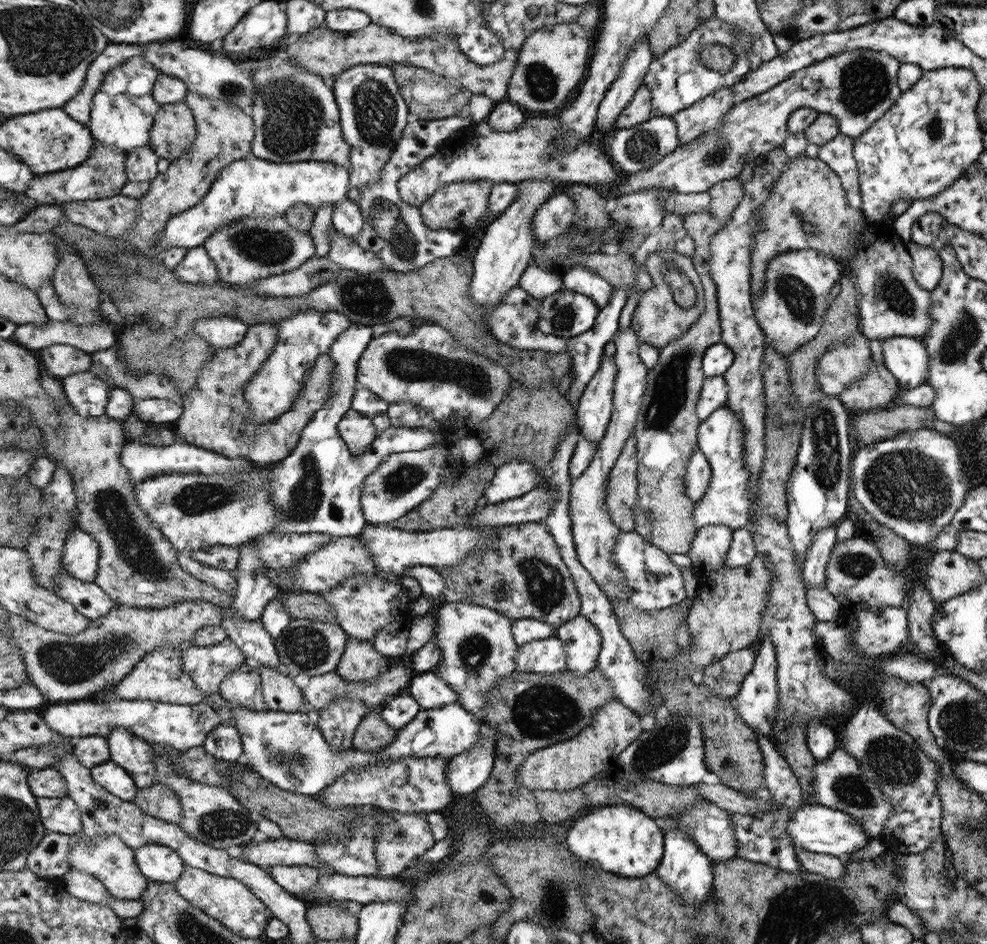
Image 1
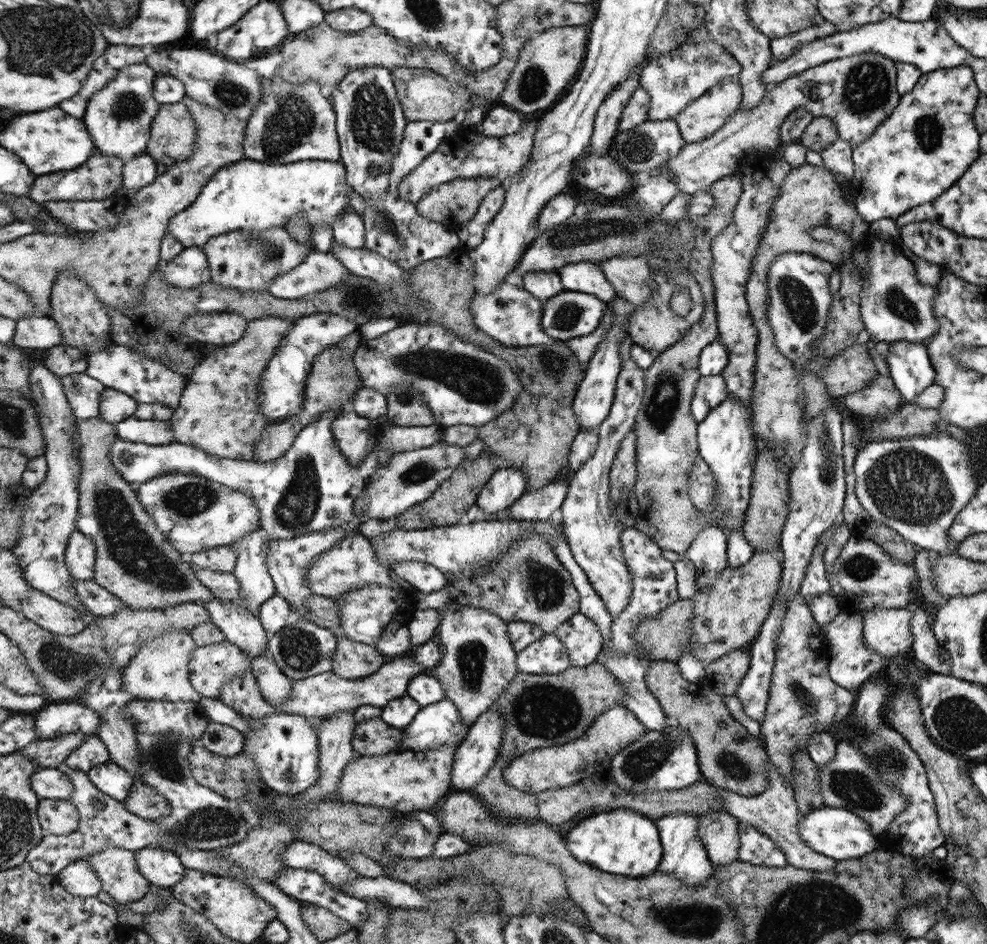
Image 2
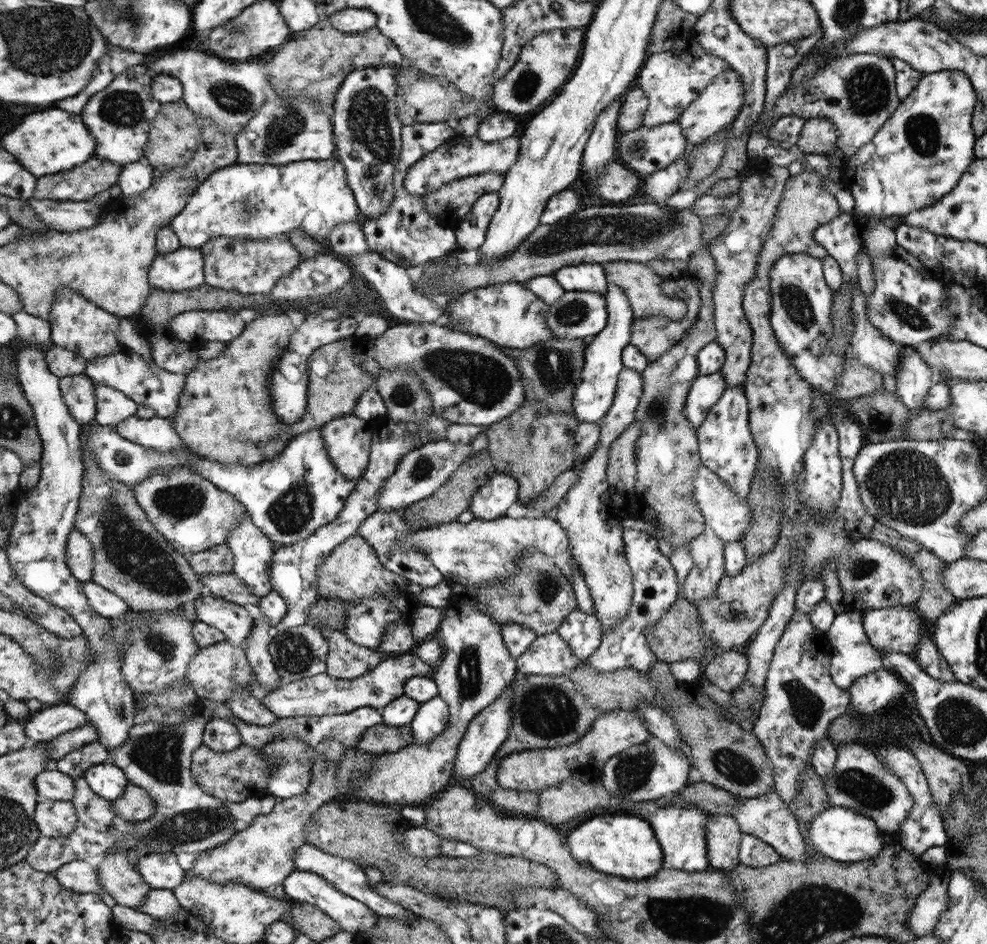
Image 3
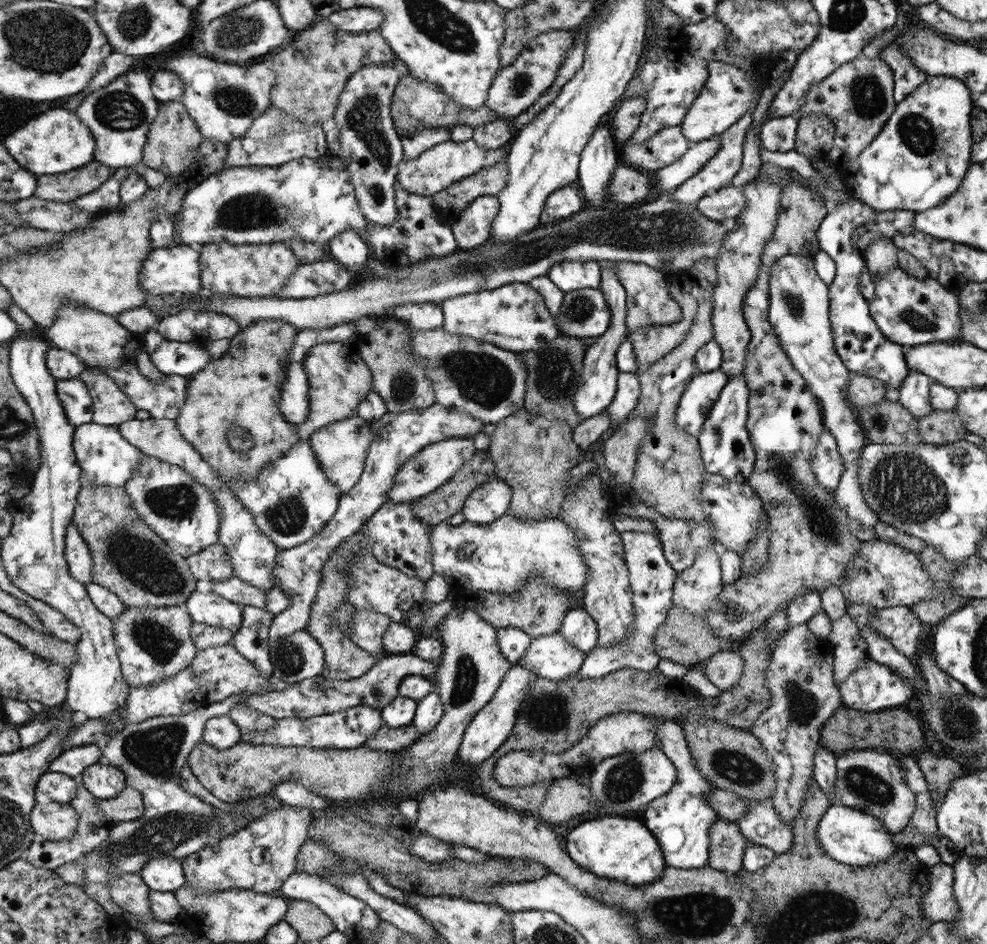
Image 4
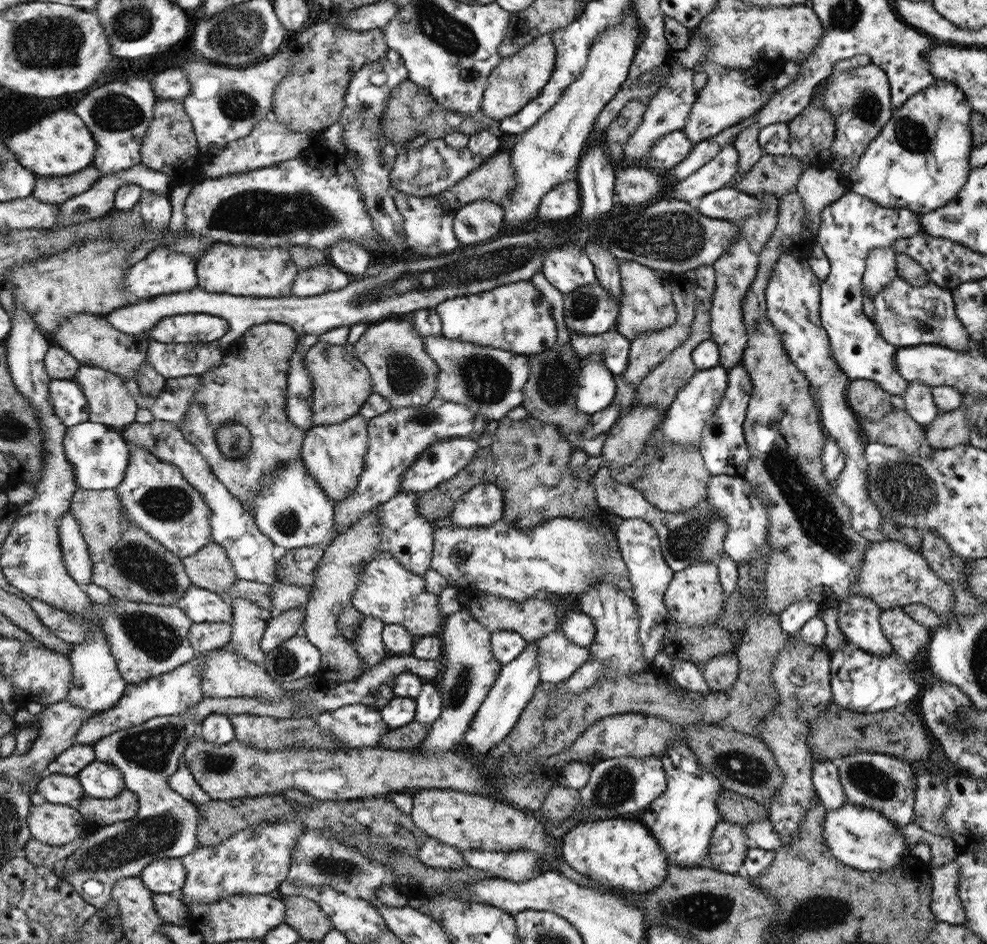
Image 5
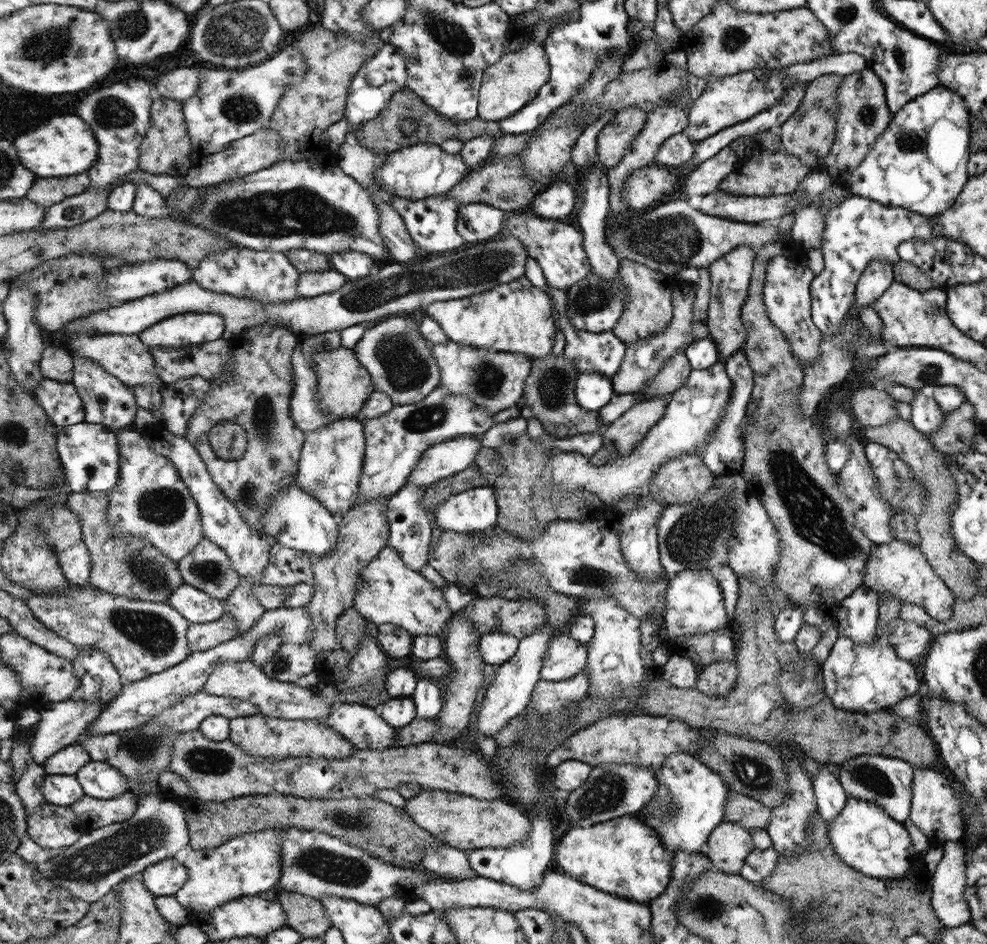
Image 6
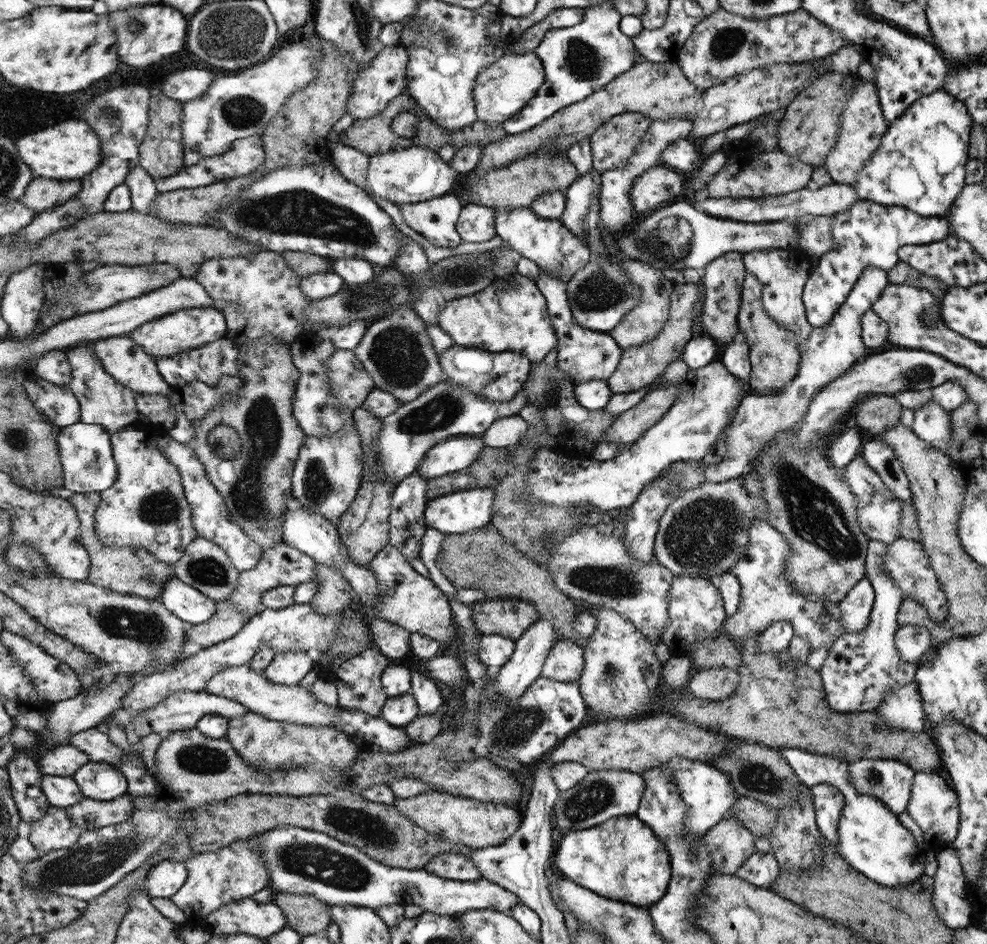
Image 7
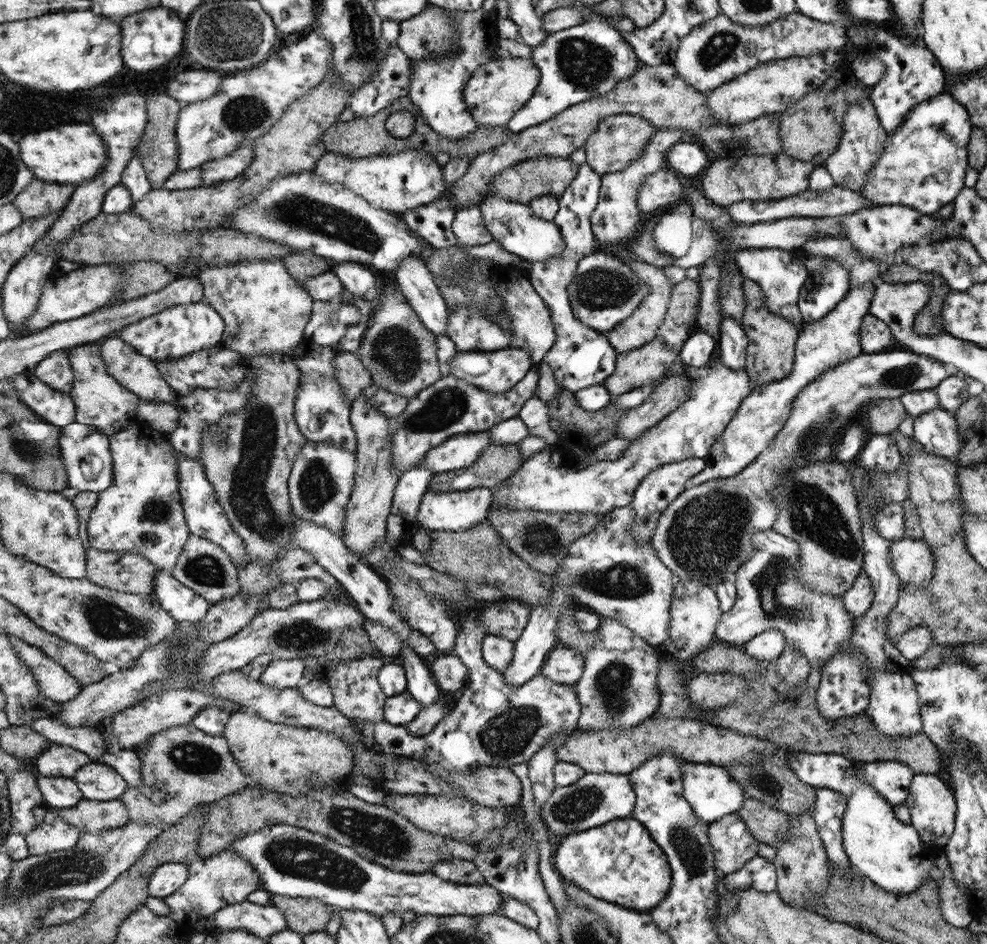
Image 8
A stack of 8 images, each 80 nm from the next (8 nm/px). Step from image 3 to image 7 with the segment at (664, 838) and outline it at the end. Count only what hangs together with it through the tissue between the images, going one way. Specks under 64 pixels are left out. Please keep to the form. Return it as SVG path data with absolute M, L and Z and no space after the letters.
M675 758L668 762L668 766L674 766L674 770L678 770L678 786L682 786L682 794L686 794L686 802L690 802L690 814L685 817L689 835L702 837L705 832L729 816L740 794L726 774L708 762L702 763L693 759Z

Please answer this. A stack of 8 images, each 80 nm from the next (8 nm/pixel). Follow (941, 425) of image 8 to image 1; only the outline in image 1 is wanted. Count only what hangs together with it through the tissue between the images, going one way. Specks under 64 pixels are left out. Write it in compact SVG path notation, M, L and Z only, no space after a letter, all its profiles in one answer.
M893 336L881 341L885 367L897 378L900 387L912 390L929 378L929 351L922 339Z

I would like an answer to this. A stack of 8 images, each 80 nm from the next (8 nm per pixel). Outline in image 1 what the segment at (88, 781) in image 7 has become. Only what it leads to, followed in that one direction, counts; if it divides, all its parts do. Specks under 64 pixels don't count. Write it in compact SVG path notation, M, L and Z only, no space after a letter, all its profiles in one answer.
M106 761L92 769L92 777L100 786L123 801L133 801L137 796L137 783L125 767Z

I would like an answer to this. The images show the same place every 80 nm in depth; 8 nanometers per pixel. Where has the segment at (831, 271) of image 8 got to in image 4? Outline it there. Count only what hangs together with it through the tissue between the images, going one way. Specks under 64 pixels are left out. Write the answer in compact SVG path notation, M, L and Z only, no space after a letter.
M850 197L840 206L832 208L828 212L828 216L821 222L820 228L817 230L817 241L820 249L826 252L828 256L836 263L836 278L828 286L828 318L833 332L833 343L835 351L842 361L842 364L856 374L865 374L881 380L885 386L889 388L899 389L903 380L909 374L909 368L905 359L905 350L907 348L898 343L888 340L877 324L874 322L869 311L869 302L864 298L859 287L859 277L865 266L865 252L868 245L881 236L893 238L899 232L900 234L910 234L915 228L913 225L916 212L898 210L898 211L874 211L868 206L864 206L860 200Z

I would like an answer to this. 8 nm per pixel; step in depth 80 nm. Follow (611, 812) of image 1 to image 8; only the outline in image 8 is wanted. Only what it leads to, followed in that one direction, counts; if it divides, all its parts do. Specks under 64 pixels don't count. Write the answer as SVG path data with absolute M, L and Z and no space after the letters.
M631 816L563 836L553 866L563 881L590 892L594 898L644 913L660 905L672 889L668 856L649 829Z

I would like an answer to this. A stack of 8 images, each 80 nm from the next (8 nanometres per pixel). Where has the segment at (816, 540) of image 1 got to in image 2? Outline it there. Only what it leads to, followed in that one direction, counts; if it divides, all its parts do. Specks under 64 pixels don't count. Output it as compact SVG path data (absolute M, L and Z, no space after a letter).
M818 542L811 556L811 562L806 567L806 572L799 588L799 593L805 602L807 602L808 598L818 597L821 594L829 594L831 592L831 582L827 578L823 563L823 552L825 550L825 544Z

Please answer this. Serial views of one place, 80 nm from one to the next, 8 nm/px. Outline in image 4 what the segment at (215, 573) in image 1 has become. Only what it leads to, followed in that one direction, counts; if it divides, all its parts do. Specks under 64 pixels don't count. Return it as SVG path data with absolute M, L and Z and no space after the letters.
M236 576L230 577L224 582L212 582L214 593L222 595L222 598L230 599L231 602L240 606L250 605L263 608L266 605L267 592L259 589Z

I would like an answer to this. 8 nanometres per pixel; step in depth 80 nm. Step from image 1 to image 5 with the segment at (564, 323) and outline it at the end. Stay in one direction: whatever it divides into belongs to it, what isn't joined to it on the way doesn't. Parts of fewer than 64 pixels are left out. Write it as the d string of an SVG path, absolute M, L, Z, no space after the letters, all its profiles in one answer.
M594 282L564 294L563 315L572 333L602 334L615 329L620 306L605 287Z

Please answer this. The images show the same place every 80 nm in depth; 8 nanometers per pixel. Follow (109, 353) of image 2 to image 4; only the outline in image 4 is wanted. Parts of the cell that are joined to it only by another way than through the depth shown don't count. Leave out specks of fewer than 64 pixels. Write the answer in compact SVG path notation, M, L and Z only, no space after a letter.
M136 362L121 364L118 368L100 368L100 370L118 383L118 386L136 404L138 410L146 410L151 418L176 420L180 416L180 410L186 400L189 377L165 375L160 382L149 381L139 372Z

